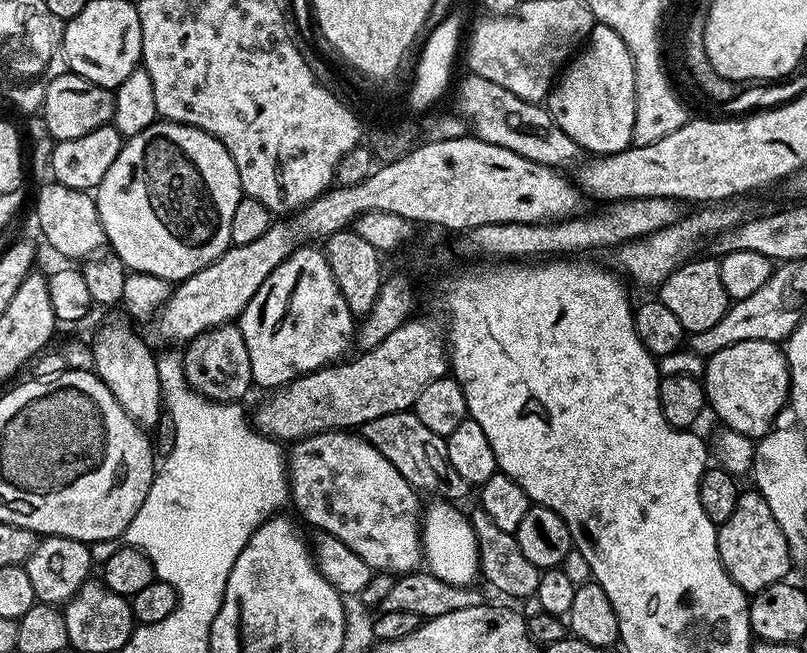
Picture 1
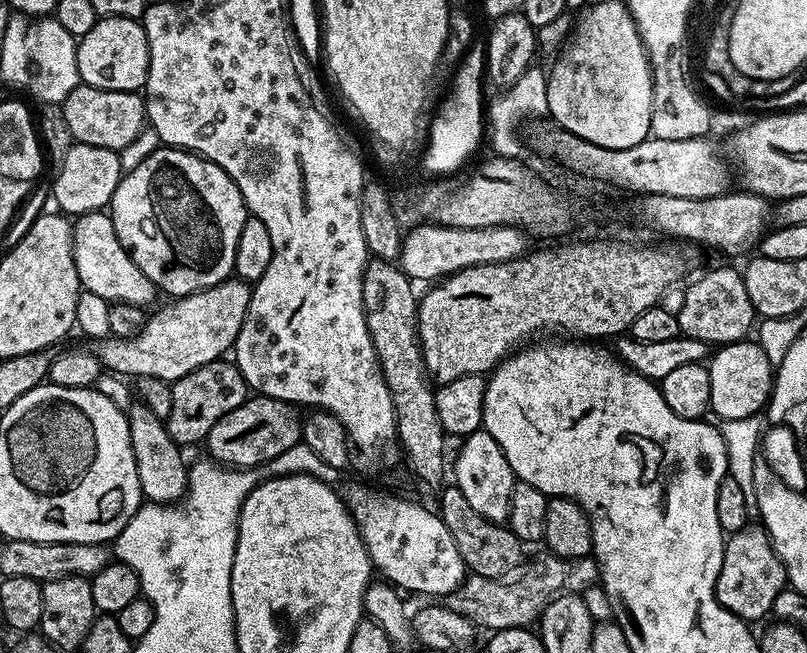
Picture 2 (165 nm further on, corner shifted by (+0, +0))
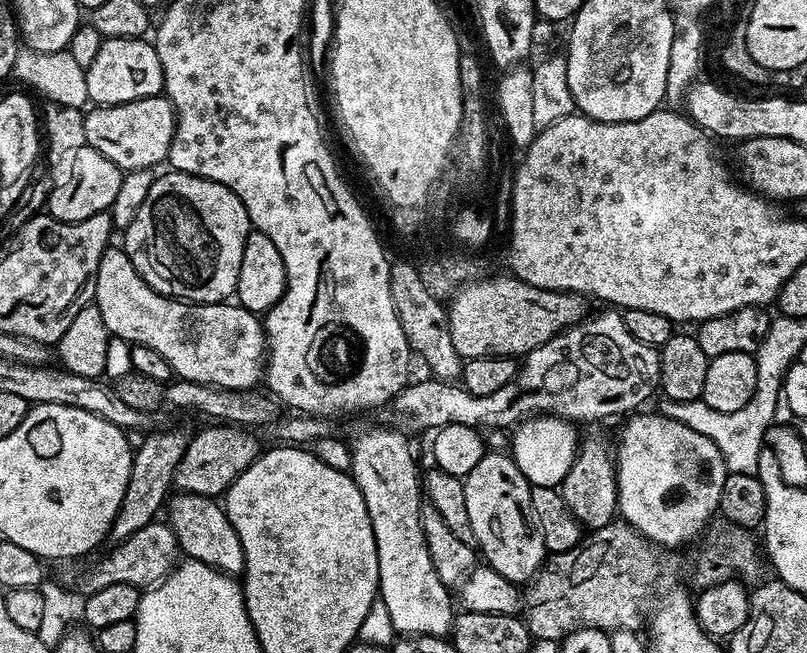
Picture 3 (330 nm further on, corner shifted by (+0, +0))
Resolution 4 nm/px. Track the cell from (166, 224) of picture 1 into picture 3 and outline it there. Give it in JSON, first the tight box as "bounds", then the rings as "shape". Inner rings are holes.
{"bounds":[122,172,250,304],"shape":[[[165,172],[165,176],[157,175],[154,186],[150,186],[150,194],[146,194],[146,202],[142,202],[134,222],[123,229],[122,247],[140,277],[156,292],[194,304],[227,301],[236,290],[238,266],[242,266],[242,246],[246,246],[250,231],[246,206],[218,182],[185,172]]]}

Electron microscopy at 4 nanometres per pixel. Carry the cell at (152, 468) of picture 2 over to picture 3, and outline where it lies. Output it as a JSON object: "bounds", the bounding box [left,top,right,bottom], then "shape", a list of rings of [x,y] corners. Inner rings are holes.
{"bounds":[166,491,244,578],"shape":[[[177,491],[166,504],[166,523],[176,535],[179,551],[189,560],[197,560],[236,578],[244,571],[242,542],[223,507],[213,497]]]}

